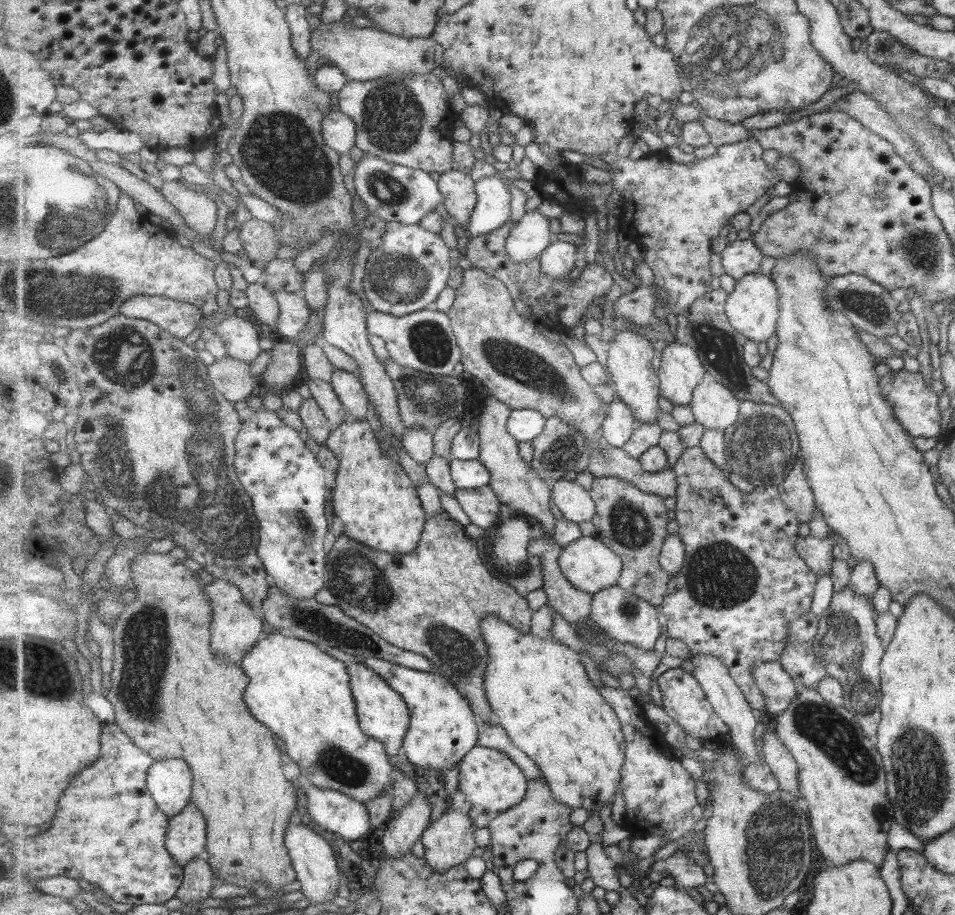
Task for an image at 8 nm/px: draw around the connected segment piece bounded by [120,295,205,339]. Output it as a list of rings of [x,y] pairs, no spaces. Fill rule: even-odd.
[[[149,295],[132,296],[120,308],[120,314],[154,322],[179,339],[197,330],[199,320],[205,317],[200,308],[188,302]]]

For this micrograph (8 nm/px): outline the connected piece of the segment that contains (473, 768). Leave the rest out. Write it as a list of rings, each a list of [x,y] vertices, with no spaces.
[[[478,744],[462,760],[459,767],[460,789],[466,799],[471,805],[481,806],[493,819],[517,806],[526,797],[529,779],[506,752]]]

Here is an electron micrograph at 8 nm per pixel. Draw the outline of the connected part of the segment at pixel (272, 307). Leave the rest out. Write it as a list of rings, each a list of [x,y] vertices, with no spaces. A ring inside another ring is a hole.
[[[262,281],[251,283],[246,289],[252,310],[257,322],[264,330],[269,326],[277,325],[280,317],[280,304],[277,297]]]

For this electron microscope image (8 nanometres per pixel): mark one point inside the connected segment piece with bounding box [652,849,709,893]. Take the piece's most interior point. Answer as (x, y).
(686, 874)

